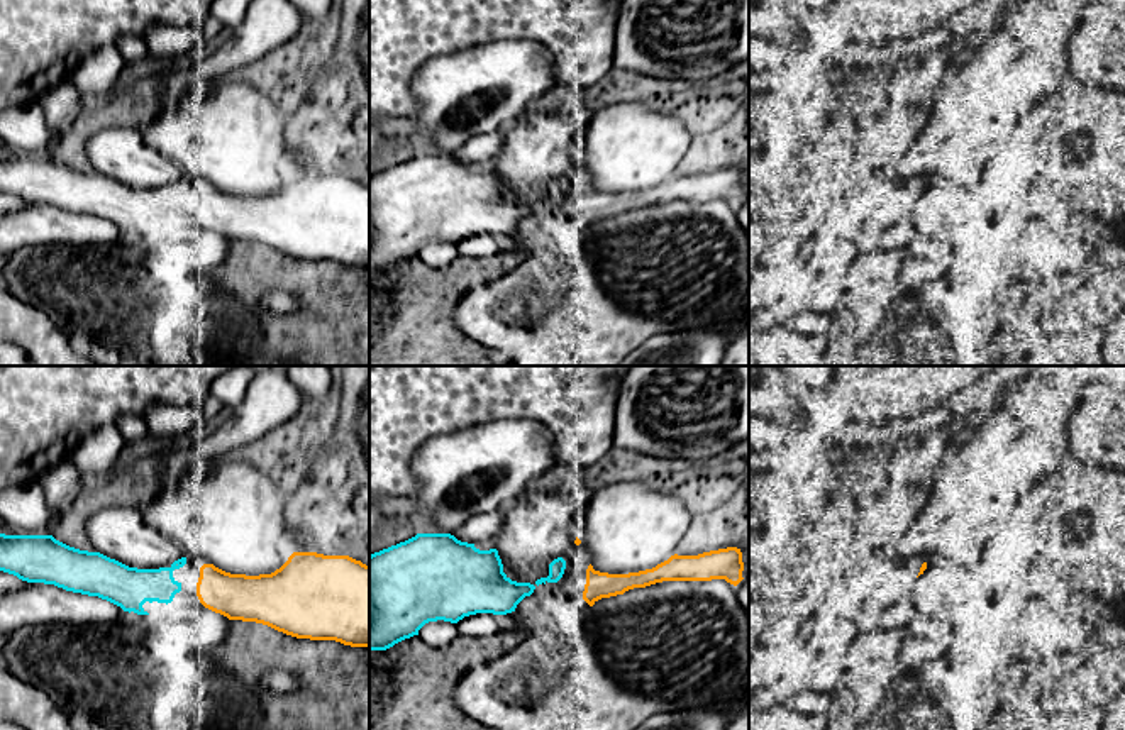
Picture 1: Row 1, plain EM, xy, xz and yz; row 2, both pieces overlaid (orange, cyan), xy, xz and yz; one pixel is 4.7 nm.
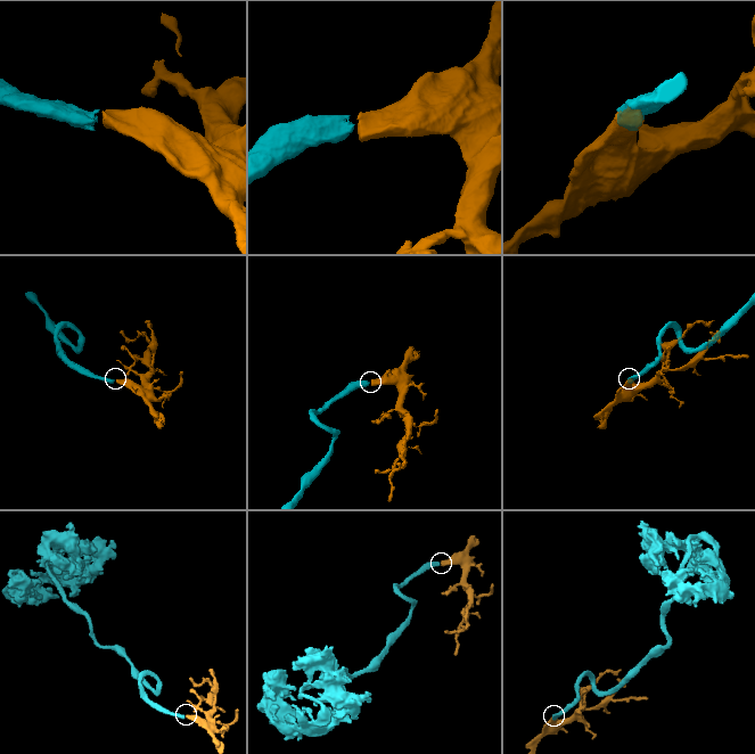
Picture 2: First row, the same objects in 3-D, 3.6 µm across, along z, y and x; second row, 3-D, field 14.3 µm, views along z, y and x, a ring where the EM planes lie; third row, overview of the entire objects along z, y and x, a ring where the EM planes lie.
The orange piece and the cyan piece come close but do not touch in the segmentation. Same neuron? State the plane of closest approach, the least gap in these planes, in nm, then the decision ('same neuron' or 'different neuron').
xy | 80 nm | same neuron

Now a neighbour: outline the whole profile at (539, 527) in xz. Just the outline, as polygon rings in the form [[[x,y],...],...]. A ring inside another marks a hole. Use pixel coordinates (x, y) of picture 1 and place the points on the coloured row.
[[[571,478],[557,491],[529,491],[505,512],[505,523],[496,537],[496,550],[507,578],[517,583],[535,583],[544,566],[561,557],[574,544],[583,512],[591,491],[579,478]]]

